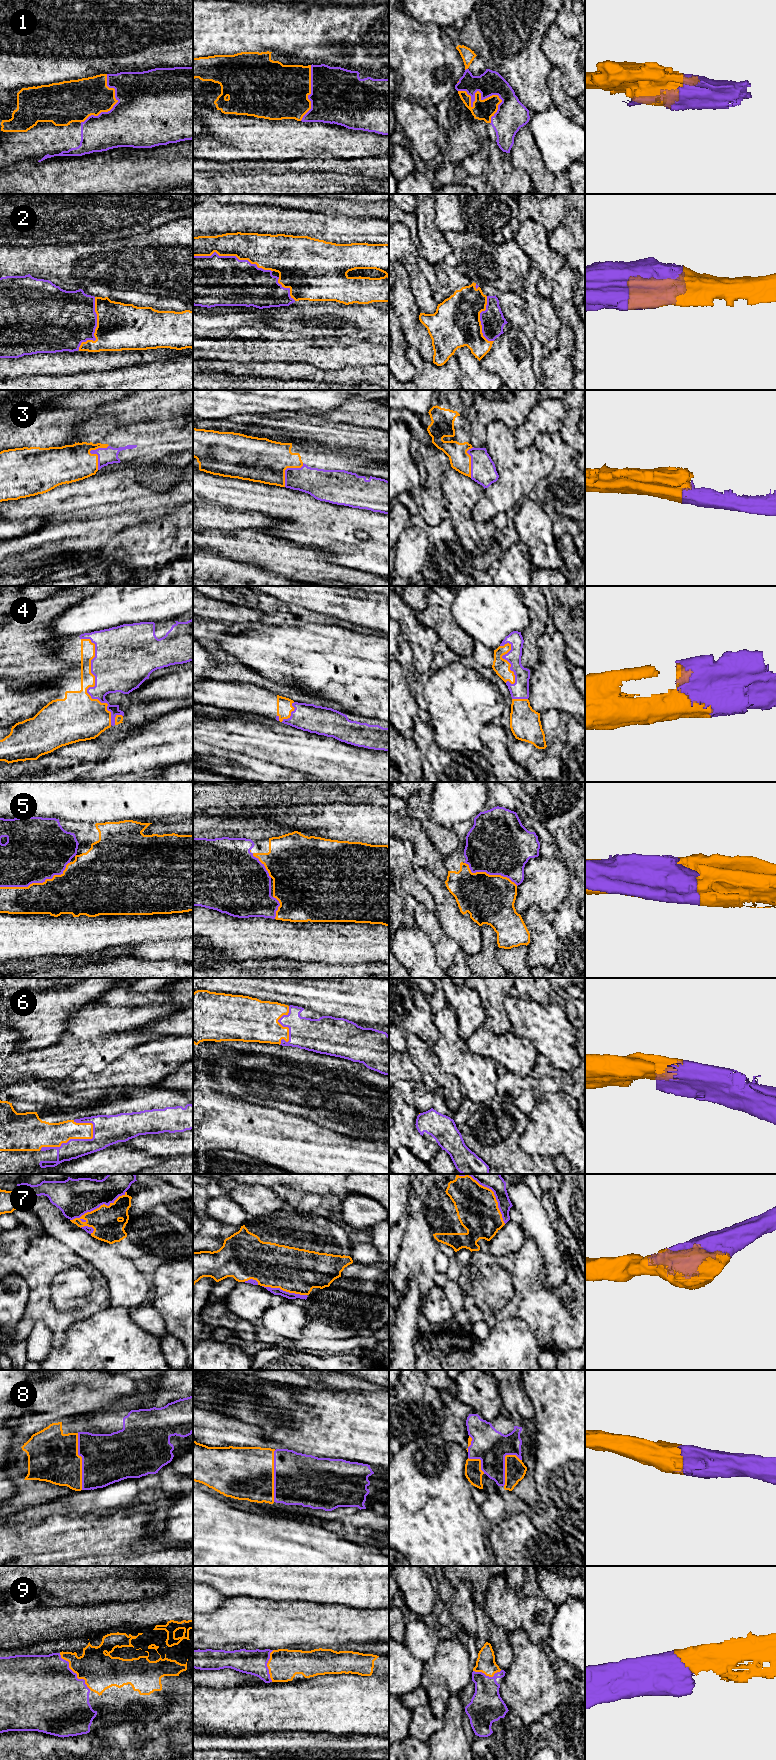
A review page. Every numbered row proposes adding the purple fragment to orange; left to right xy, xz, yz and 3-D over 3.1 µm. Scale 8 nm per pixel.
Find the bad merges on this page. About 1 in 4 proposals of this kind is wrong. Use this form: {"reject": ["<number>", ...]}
{"reject": ["5"]}

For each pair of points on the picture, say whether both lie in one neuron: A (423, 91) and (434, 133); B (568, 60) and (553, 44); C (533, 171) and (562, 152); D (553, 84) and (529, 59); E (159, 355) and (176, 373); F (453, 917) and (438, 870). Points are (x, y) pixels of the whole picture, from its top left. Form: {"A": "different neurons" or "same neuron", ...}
{"A": "different neurons", "B": "same neuron", "C": "different neurons", "D": "different neurons", "E": "different neurons", "F": "different neurons"}

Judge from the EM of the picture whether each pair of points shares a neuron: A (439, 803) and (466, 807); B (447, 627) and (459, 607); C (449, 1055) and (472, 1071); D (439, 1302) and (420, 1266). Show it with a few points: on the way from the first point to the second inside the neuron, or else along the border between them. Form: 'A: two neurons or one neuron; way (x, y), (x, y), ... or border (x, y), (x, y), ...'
A: one neuron; way (446, 803), (459, 803)
B: two neurons; border (452, 600), (451, 616), (468, 635)
C: one neuron; way (455, 1058), (466, 1066)
D: two neurons; border (435, 1285), (424, 1299), (421, 1309)

